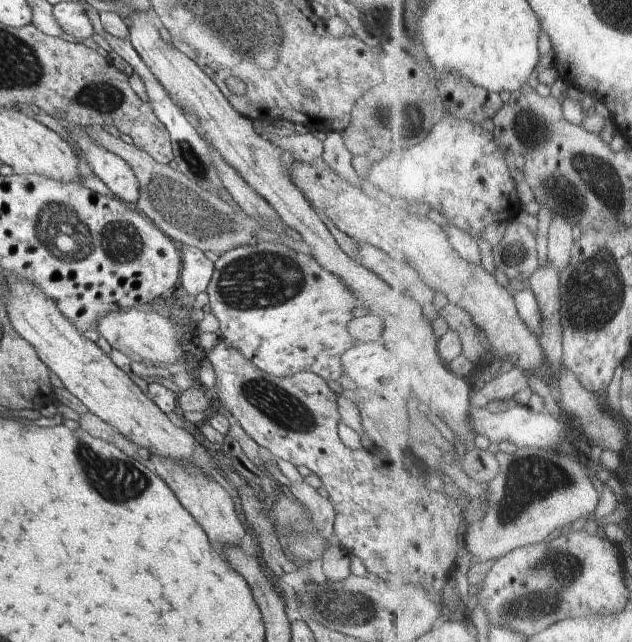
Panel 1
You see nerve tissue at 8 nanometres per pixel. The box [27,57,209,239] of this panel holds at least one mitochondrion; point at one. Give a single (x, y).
(99, 96)

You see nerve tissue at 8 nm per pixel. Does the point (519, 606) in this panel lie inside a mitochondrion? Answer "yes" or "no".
yes

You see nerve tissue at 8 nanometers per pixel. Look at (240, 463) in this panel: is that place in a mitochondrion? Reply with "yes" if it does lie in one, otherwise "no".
no

